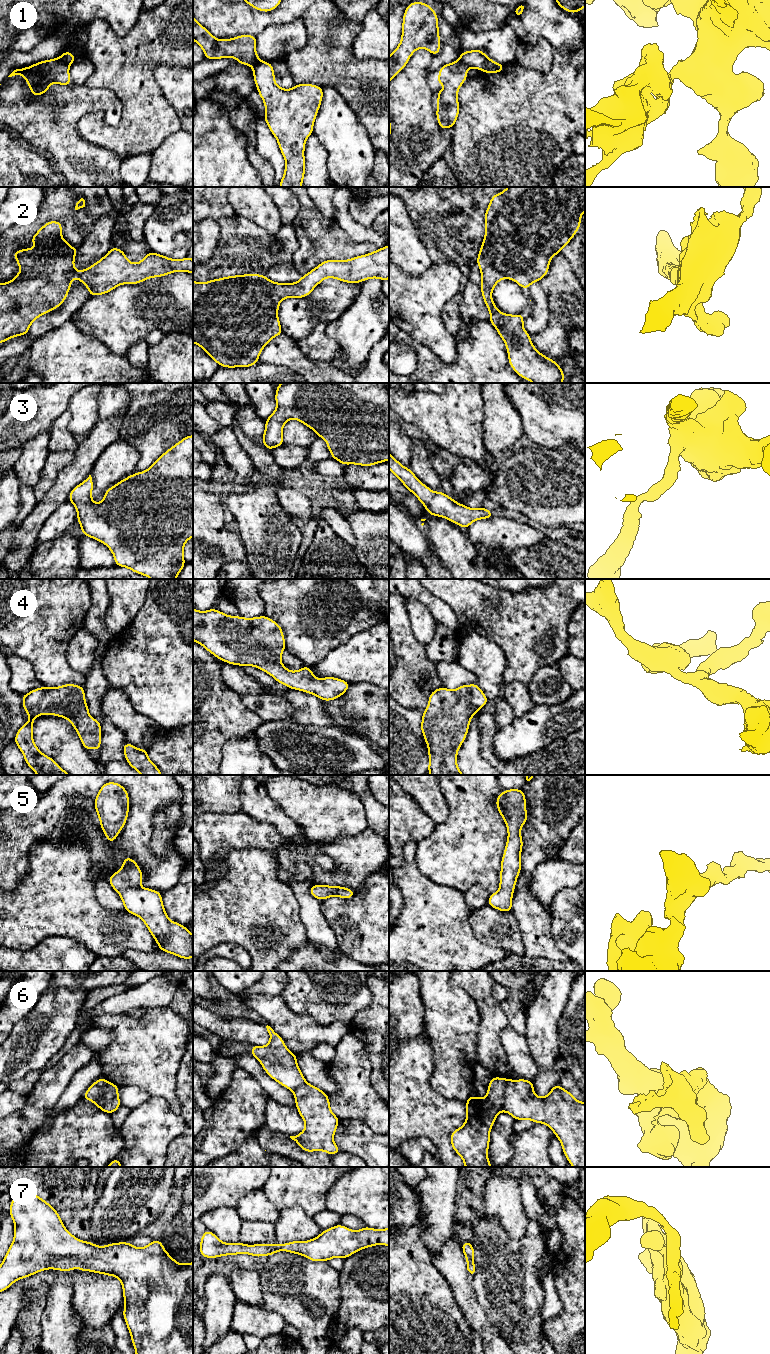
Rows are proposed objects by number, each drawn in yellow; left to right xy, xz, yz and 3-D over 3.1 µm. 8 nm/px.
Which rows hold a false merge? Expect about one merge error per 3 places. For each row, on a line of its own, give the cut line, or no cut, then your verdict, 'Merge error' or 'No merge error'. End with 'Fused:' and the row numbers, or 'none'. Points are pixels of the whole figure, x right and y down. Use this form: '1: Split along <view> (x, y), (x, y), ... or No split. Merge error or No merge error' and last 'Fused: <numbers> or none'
1: Split along yz (459, 58), (469, 67). Merge error
2: No split. No merge error
3: No split. No merge error
4: No split. No merge error
5: No split. No merge error
6: Split along yz (507, 1079), (504, 1085), (501, 1110). Merge error
7: No split. No merge error
Fused: 1, 6

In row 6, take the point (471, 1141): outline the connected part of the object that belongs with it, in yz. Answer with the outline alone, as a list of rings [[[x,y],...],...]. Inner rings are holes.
[[[491,1077],[485,1098],[471,1095],[466,1101],[467,1118],[464,1124],[450,1134],[451,1146],[462,1158],[465,1167],[493,1167],[488,1160],[490,1131],[502,1111],[504,1088],[507,1078]]]

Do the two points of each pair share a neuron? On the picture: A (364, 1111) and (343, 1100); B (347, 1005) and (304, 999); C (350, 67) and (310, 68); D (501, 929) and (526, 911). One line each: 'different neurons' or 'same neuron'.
A: same neuron
B: same neuron
C: same neuron
D: different neurons

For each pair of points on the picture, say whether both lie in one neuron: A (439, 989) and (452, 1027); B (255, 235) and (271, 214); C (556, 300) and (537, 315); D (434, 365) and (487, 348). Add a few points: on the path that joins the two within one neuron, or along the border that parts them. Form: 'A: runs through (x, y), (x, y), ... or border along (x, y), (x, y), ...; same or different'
A: runs through (442, 998), (447, 1006), (447, 1013), (451, 1018); same
B: border along (239, 216), (249, 219), (269, 234); different
C: border along (540, 284), (549, 310), (549, 321), (543, 329); different
D: runs through (447, 369), (466, 369), (474, 361); same

